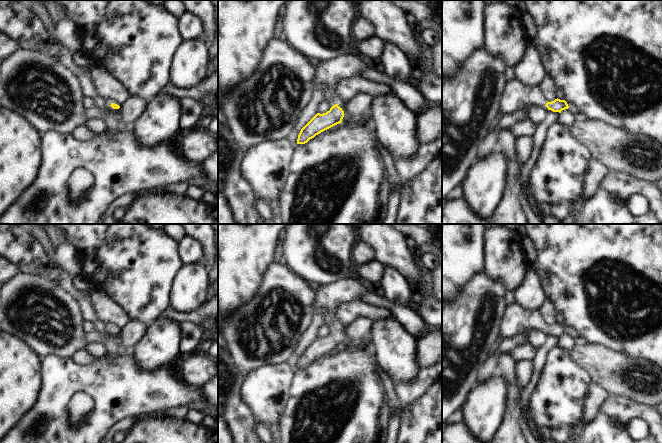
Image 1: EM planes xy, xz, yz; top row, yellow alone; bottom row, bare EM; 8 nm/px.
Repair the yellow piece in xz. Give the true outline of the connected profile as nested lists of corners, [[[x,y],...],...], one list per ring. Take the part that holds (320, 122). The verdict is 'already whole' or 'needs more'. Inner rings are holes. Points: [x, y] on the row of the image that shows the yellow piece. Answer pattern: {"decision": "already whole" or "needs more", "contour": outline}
{"decision": "needs more", "contour": [[[355,52],[347,53],[343,56],[327,60],[325,62],[314,63],[314,78],[312,82],[313,91],[321,92],[325,101],[327,101],[331,108],[326,113],[317,113],[300,131],[297,139],[297,144],[305,144],[310,139],[314,138],[321,132],[339,124],[344,117],[344,111],[338,106],[340,103],[339,97],[336,93],[337,82],[341,78],[350,76],[359,76],[359,73],[367,66],[358,59],[358,54]]]}

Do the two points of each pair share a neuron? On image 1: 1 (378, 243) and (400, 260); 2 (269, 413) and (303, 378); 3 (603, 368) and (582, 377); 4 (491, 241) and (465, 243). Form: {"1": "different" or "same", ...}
{"1": "same", "2": "different", "3": "different", "4": "different"}

